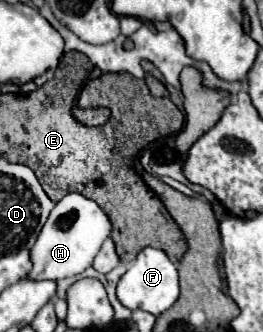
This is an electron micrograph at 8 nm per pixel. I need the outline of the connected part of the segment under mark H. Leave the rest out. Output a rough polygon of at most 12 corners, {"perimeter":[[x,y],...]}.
{"perimeter":[[66,194],[50,212],[26,278],[84,272],[110,220],[94,200]]}

